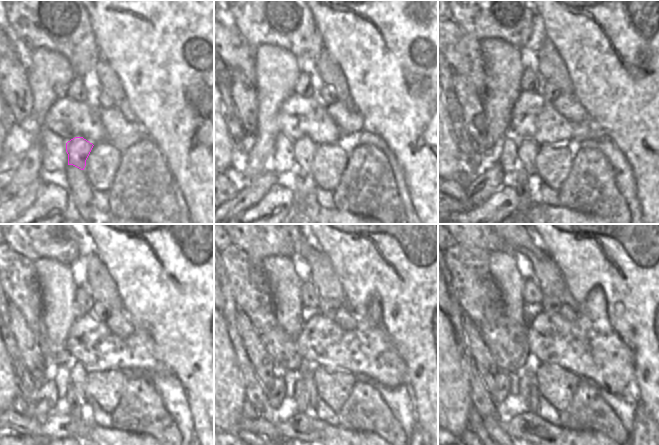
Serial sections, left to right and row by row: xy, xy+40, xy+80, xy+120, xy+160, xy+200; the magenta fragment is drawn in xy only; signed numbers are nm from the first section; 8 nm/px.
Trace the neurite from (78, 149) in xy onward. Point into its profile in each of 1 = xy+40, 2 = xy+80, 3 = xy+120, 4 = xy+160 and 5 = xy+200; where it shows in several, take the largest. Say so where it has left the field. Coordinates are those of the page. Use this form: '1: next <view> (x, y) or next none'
1: next xy+40 (304, 149)
2: next xy+80 (527, 149)
3: next xy+120 (78, 373)
4: next xy+160 (305, 371)
5: next xy+200 (534, 404)

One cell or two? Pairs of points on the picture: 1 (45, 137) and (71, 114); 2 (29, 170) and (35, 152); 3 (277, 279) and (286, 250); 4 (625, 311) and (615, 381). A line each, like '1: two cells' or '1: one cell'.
1: two cells
2: one cell
3: two cells
4: two cells

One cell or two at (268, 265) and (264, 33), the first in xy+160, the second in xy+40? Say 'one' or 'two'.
two

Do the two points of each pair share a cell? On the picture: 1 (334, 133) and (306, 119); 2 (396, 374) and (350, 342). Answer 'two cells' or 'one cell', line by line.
1: one cell
2: one cell

